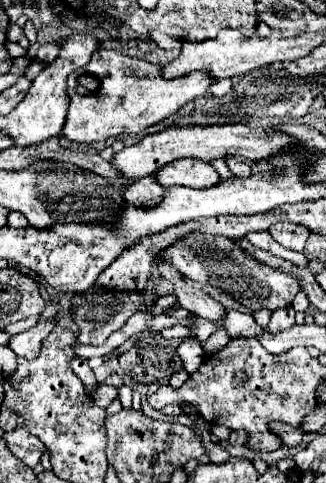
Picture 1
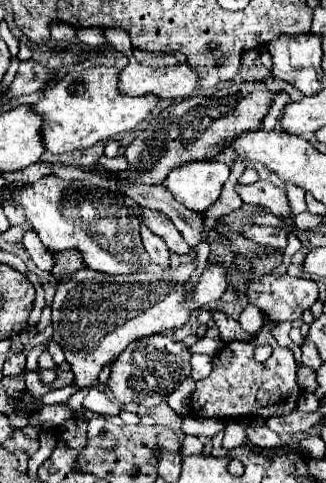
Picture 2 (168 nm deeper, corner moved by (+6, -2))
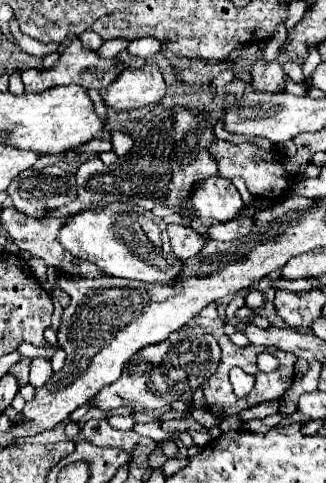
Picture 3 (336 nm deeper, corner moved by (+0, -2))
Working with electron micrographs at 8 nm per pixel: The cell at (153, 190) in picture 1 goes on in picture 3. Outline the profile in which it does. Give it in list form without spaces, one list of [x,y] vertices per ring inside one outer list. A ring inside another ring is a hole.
[[[168,224],[166,232],[168,232],[168,238],[170,238],[172,252],[180,260],[192,258],[204,248],[204,242],[200,240],[198,232],[192,230],[192,228],[184,228],[184,226],[178,226],[178,224]]]

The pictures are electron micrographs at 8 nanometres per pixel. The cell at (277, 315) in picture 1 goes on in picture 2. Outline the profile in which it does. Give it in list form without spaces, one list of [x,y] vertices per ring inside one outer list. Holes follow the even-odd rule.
[[[262,328],[252,342],[228,342],[212,358],[212,372],[208,378],[196,382],[192,394],[192,410],[198,418],[234,420],[234,418],[268,418],[272,414],[286,414],[296,408],[298,396],[296,362],[288,348],[278,346],[268,328]],[[256,346],[272,346],[272,356],[266,362],[254,358]]]

